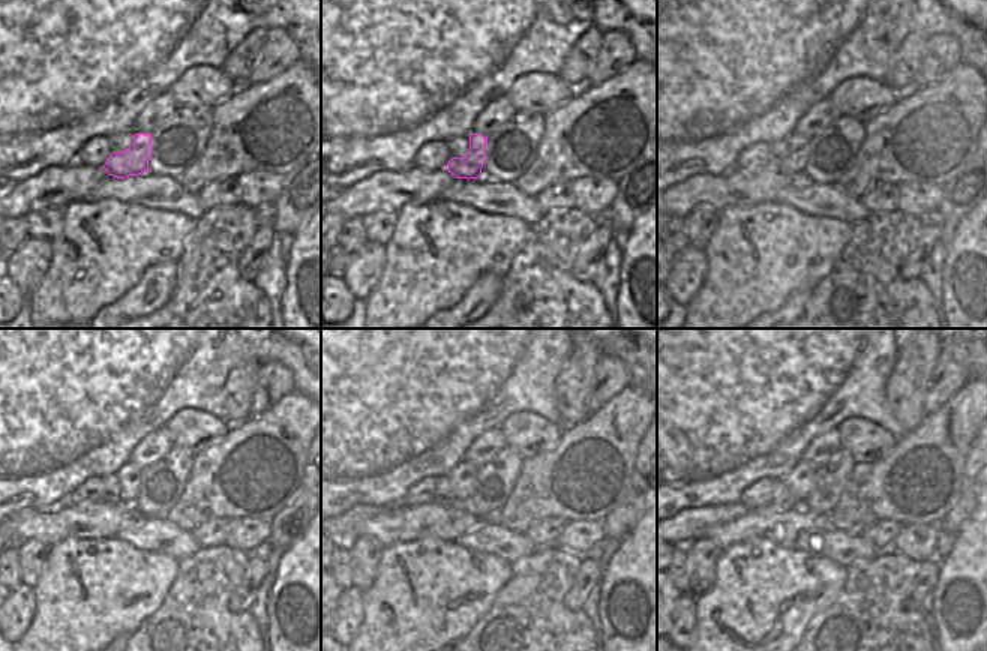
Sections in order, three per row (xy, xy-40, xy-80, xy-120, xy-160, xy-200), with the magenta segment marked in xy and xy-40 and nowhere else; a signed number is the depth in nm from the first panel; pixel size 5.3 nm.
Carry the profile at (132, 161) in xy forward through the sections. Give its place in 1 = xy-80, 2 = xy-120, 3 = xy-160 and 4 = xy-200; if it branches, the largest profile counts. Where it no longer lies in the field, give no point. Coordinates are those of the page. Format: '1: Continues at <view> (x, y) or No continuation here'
1: Continues at xy-80 (800, 146)
2: Continues at xy-120 (129, 477)
3: Continues at xy-160 (464, 477)
4: Continues at xy-200 (801, 479).

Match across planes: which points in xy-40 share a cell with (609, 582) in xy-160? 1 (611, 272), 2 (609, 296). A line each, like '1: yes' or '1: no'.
1: no
2: no

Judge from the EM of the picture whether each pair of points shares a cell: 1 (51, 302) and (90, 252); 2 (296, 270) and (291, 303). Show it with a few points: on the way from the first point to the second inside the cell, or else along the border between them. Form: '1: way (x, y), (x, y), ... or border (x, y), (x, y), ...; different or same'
1: way (63, 290), (78, 264); same
2: way (294, 278), (294, 296); same

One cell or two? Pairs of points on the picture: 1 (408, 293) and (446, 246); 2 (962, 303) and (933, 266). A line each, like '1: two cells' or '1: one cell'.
1: one cell
2: two cells

